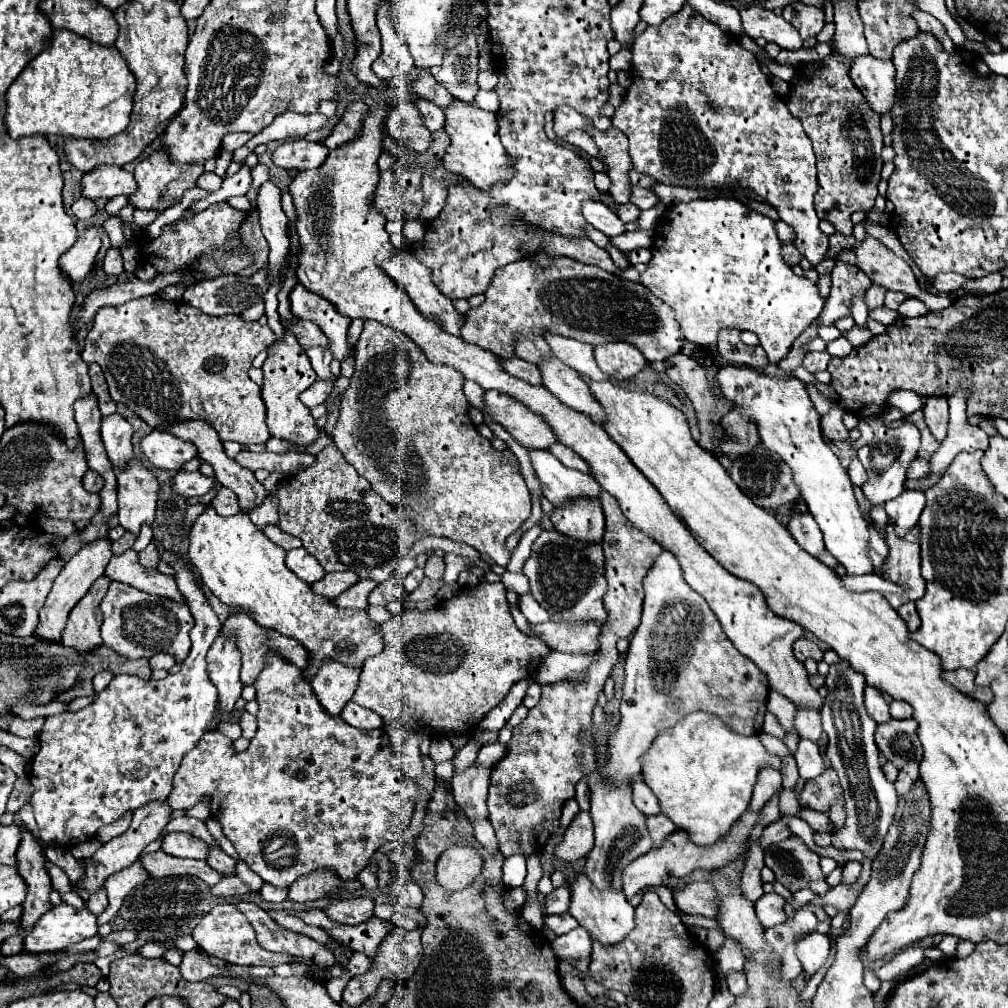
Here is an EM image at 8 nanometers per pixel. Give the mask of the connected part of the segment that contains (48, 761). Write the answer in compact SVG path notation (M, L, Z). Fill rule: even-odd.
M172 562L170 566L174 568L178 590L194 616L194 628L190 630L192 650L180 672L168 674L164 680L116 676L104 692L96 694L96 700L90 706L74 714L64 712L44 720L44 728L40 732L40 750L32 758L30 766L30 784L34 786L30 804L40 828L42 842L48 846L76 846L80 842L92 840L100 826L110 824L126 812L132 812L148 802L166 800L172 790L172 776L178 770L182 756L214 728L212 722L218 710L218 690L206 672L206 652L214 644L222 624L210 608L208 598L200 590L198 582L194 580L192 570L180 562Z

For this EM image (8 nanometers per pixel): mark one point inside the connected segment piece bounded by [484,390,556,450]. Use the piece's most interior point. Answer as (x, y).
(525, 426)

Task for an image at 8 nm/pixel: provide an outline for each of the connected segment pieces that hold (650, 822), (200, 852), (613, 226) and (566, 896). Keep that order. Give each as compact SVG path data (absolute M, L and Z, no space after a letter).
M664 814L646 816L646 825L655 848L661 846L663 840L676 830L676 826Z
M180 832L166 834L162 840L162 850L170 856L180 858L194 858L194 860L208 858L208 844L192 834L180 834Z
M590 200L584 202L582 212L584 212L586 222L606 236L616 236L624 232L624 224L620 222L620 218L608 206L600 202L590 202Z
M566 886L554 888L546 900L544 900L544 912L546 914L564 914L570 906L570 890Z

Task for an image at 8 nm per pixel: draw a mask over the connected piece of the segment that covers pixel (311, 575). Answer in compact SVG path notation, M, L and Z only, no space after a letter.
M296 548L296 550L290 550L286 554L286 566L304 582L308 584L314 584L318 582L326 572L324 568L318 564L318 560L314 560L304 548Z

